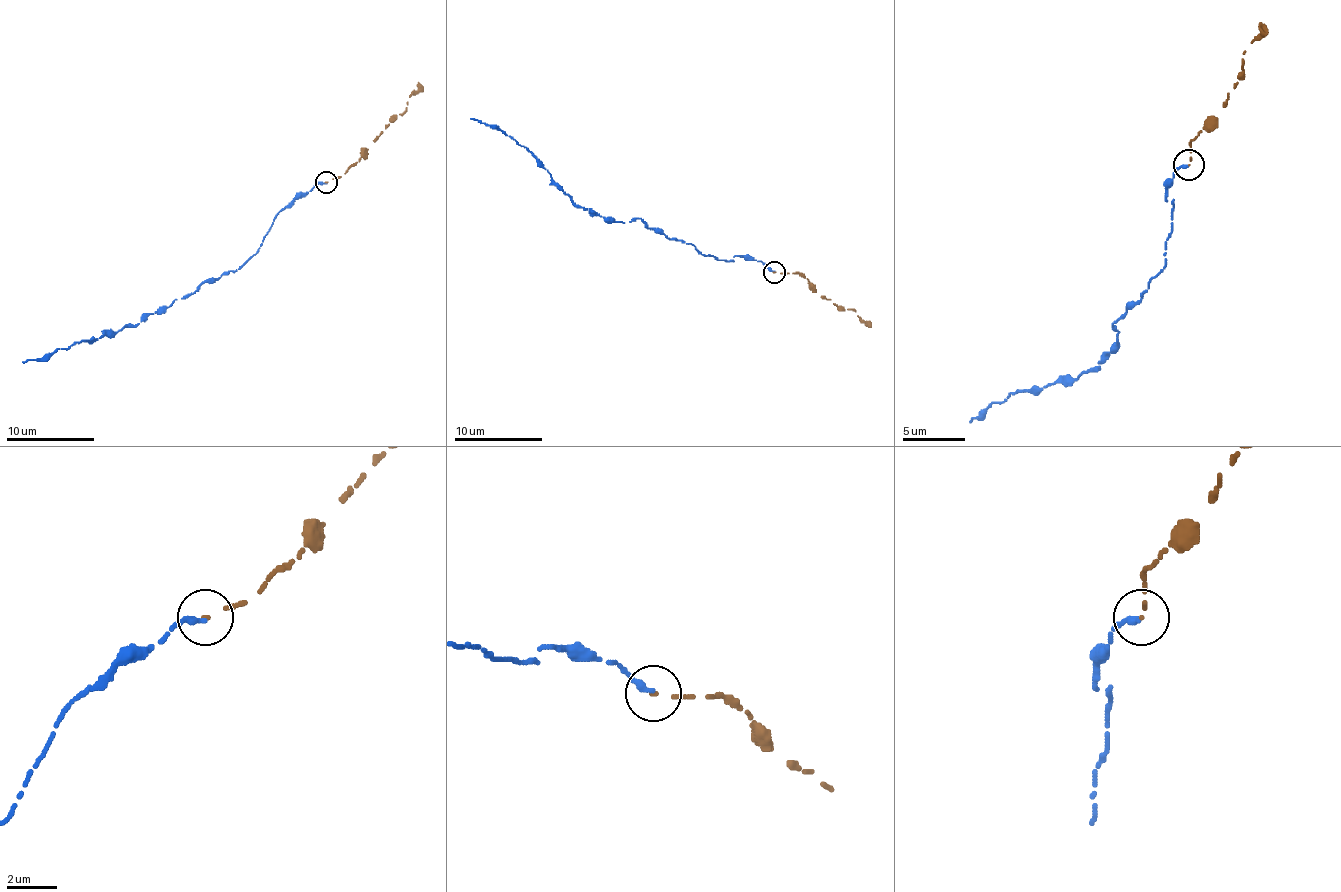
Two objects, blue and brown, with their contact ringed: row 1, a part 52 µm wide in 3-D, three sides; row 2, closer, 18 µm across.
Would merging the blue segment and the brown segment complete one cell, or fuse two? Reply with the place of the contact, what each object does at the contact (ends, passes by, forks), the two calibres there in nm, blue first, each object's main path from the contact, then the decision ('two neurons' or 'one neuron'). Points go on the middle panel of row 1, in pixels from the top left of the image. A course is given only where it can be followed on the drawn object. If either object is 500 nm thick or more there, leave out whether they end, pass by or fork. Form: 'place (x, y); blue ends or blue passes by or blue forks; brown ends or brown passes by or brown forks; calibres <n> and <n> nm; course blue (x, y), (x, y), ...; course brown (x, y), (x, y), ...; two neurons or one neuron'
place (774, 272); blue ends; brown ends; calibres 240 and 110 nm; course blue (774, 270), (738, 255), (727, 261), (703, 255), (640, 218), (607, 222), (565, 193), (528, 150), (471, 119); course brown (774, 272), (802, 275), (815, 292), (844, 310), (855, 310), (857, 316), (866, 321); one neuron

